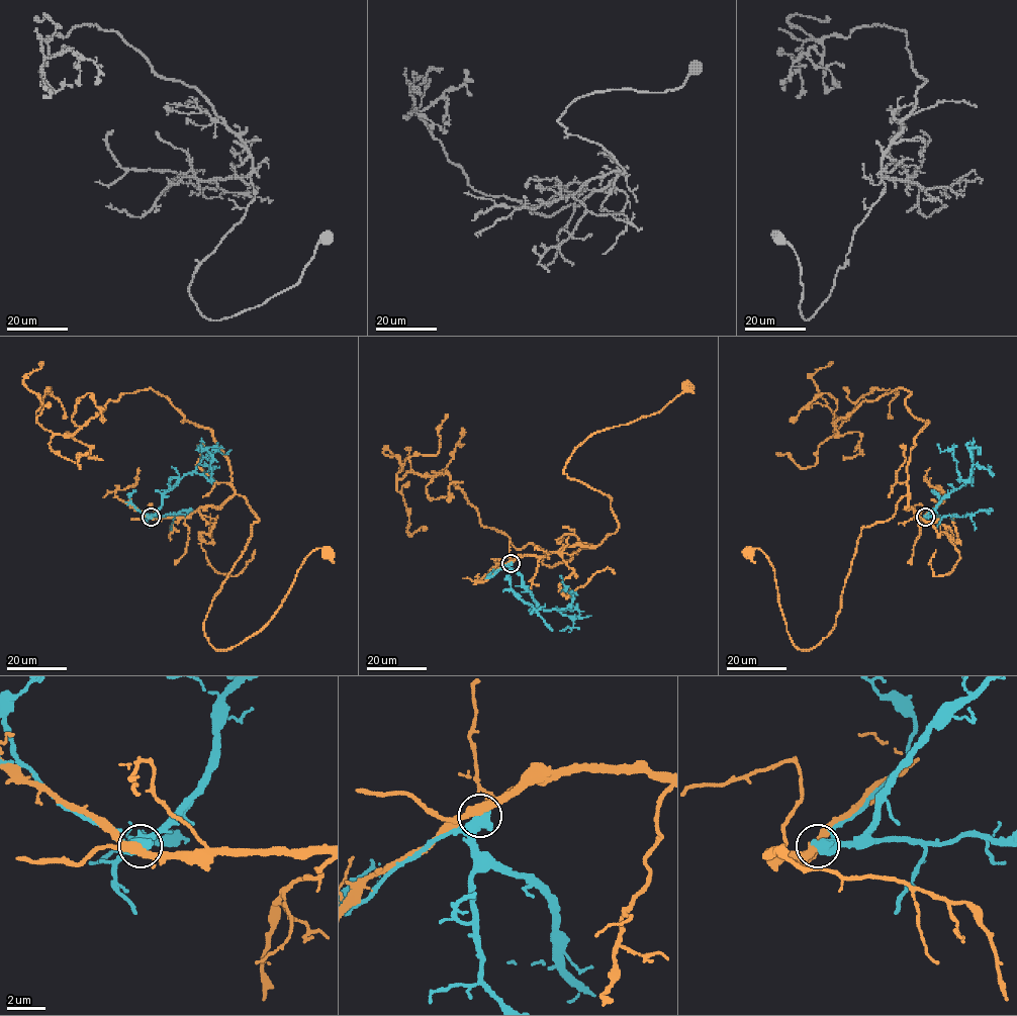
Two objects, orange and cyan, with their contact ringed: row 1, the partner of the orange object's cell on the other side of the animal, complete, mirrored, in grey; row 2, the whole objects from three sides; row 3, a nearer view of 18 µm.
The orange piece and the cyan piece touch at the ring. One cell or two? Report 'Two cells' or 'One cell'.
Two cells

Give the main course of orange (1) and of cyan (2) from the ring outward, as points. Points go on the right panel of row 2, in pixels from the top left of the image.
1: (925, 517), (903, 495), (890, 519), (860, 530), (834, 629), (809, 650), (788, 633), (768, 557), (747, 552)
2: (925, 517), (972, 474), (967, 480), (961, 479), (952, 450), (940, 451), (937, 444)

